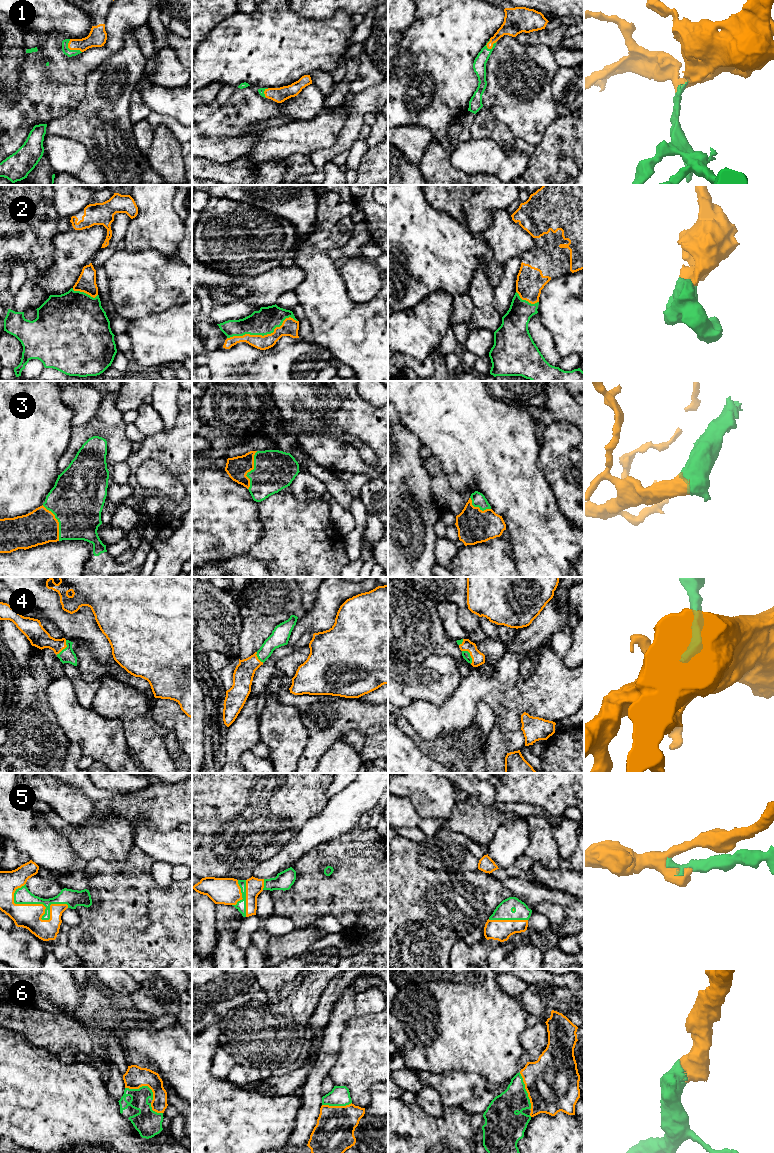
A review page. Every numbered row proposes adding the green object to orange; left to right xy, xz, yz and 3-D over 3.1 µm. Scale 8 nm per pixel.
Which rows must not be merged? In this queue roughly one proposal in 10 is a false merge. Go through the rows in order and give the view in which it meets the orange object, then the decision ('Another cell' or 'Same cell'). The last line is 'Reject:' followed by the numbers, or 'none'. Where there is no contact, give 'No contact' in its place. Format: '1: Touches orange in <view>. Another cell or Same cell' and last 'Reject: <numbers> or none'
1: Touches orange in xy. Same cell
2: Touches orange in xz. Same cell
3: Touches orange in xz. Same cell
4: Touches orange in yz. Same cell
5: Touches orange in xy. Same cell
6: Touches orange in yz. Same cell
Reject: none

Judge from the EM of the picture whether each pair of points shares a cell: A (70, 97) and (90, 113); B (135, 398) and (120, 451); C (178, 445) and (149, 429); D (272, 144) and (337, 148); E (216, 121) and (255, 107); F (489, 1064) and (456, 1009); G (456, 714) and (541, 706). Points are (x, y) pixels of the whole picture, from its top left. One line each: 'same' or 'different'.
A: different
B: different
C: different
D: different
E: same
F: same
G: same

